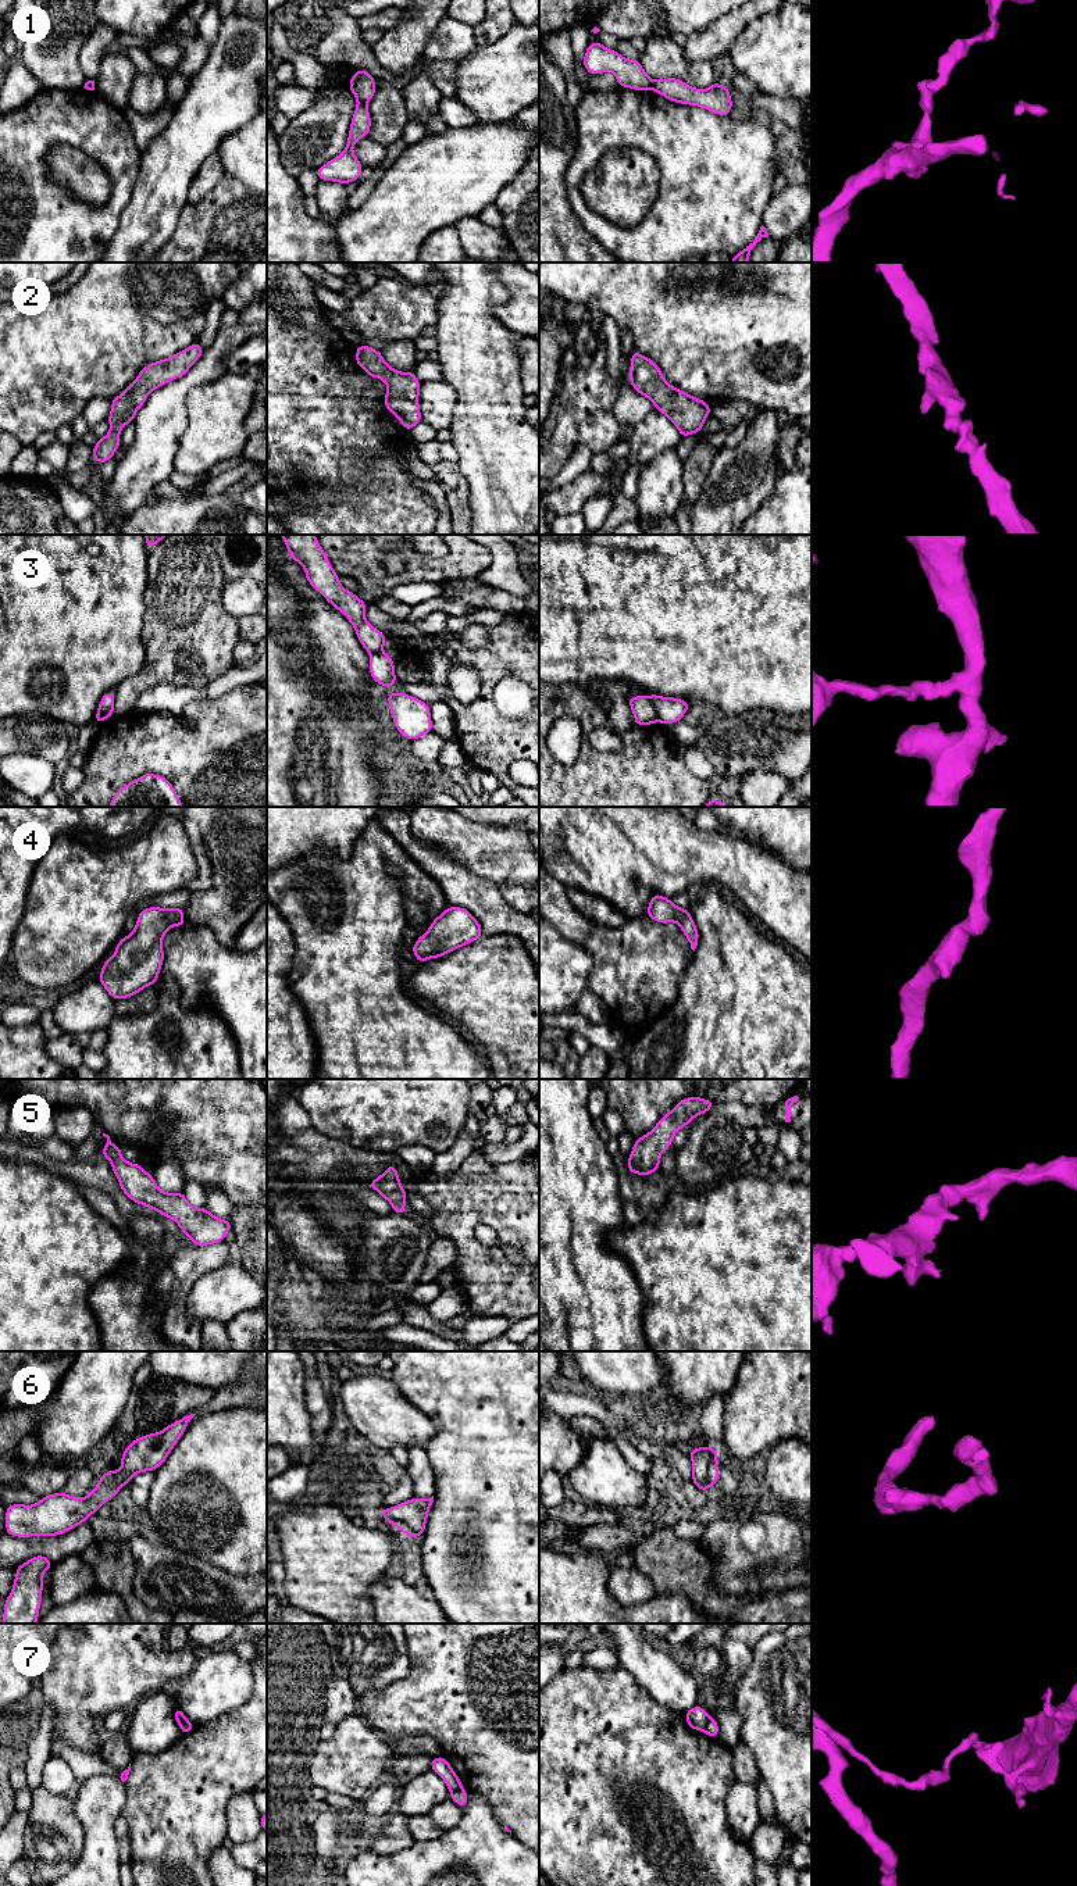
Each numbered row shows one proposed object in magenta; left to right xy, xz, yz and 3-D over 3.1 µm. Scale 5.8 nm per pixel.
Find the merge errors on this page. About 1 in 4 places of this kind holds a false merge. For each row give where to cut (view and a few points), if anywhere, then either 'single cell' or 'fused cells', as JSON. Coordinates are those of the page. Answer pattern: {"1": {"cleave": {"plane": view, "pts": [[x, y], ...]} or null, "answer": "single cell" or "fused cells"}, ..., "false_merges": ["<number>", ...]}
{"1": {"cleave": {"plane": "xz", "pts": [[359, 102], [366, 104]]}, "answer": "fused cells"}, "2": {"cleave": null, "answer": "single cell"}, "3": {"cleave": {"plane": "yz", "pts": [[649, 696], [659, 720]]}, "answer": "fused cells"}, "4": {"cleave": null, "answer": "single cell"}, "5": {"cleave": null, "answer": "single cell"}, "6": {"cleave": null, "answer": "single cell"}, "7": {"cleave": {"plane": "yz", "pts": [[710, 1718], [702, 1731]]}, "answer": "fused cells"}, "false_merges": ["1", "3", "7"]}

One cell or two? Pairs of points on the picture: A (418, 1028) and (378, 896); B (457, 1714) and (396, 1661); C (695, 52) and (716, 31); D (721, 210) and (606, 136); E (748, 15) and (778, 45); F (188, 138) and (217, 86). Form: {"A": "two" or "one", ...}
{"A": "one", "B": "two", "C": "one", "D": "one", "E": "two", "F": "one"}

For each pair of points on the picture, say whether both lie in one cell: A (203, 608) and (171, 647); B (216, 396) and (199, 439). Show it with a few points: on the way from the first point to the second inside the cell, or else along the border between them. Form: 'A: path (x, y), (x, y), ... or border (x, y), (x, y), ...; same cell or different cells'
A: path (193, 618), (186, 625), (186, 632), (181, 638); same cell
B: path (216, 407), (216, 422), (210, 428); same cell

